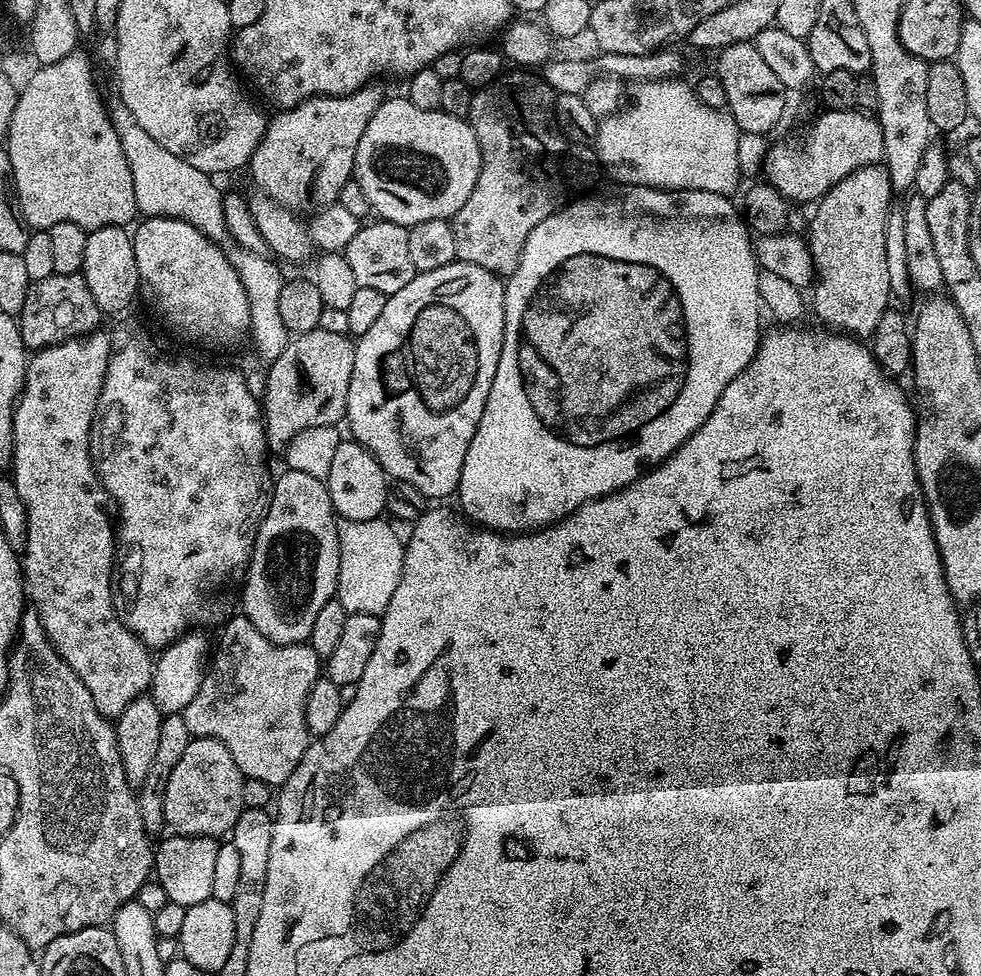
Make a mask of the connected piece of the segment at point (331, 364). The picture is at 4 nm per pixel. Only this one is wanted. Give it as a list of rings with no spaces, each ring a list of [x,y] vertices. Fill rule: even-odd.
[[[320,327],[289,339],[282,354],[267,365],[268,377],[264,380],[262,415],[269,449],[287,449],[288,443],[302,434],[302,430],[331,428],[347,417],[355,353],[351,335],[330,334],[330,330]]]

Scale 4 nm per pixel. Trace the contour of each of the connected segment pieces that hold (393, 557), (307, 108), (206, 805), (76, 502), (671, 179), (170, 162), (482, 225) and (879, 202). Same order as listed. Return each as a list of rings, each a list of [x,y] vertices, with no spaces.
[[[377,518],[366,521],[362,530],[340,533],[340,569],[335,599],[348,613],[361,612],[383,617],[394,590],[400,588],[405,541],[391,526],[387,519]]]
[[[376,82],[366,84],[345,96],[311,96],[298,106],[277,111],[277,116],[269,119],[260,145],[246,165],[246,172],[252,175],[252,184],[256,187],[252,196],[252,220],[261,238],[268,243],[267,251],[273,257],[284,261],[304,260],[313,255],[314,245],[307,223],[303,219],[296,220],[296,212],[311,213],[339,201],[342,186],[346,186],[354,176],[358,142],[362,134],[366,134],[370,118],[374,118],[378,106],[386,99],[386,93],[378,85]]]
[[[198,736],[191,740],[182,758],[178,758],[178,766],[170,770],[163,784],[162,820],[177,836],[227,837],[246,807],[246,778],[238,770],[234,758],[230,758],[230,750],[214,738]]]
[[[97,330],[89,336],[79,336],[77,340],[67,340],[61,344],[55,344],[49,348],[42,348],[31,353],[28,369],[24,371],[24,390],[20,399],[16,402],[14,410],[14,430],[12,431],[12,462],[10,475],[13,482],[18,486],[18,494],[22,494],[22,502],[26,506],[26,522],[28,523],[28,537],[26,538],[26,550],[22,553],[22,571],[24,574],[24,591],[30,597],[31,607],[38,614],[42,626],[48,635],[48,641],[58,650],[58,654],[82,678],[82,686],[90,690],[90,698],[94,698],[94,706],[101,714],[109,718],[115,718],[134,702],[134,698],[145,695],[149,691],[152,682],[154,656],[148,647],[128,629],[116,614],[116,602],[114,599],[114,561],[118,556],[118,536],[114,531],[114,516],[108,513],[110,509],[110,497],[100,476],[92,465],[92,451],[90,450],[90,434],[92,423],[96,417],[98,398],[102,394],[104,379],[108,373],[108,359],[112,356],[112,336]]]
[[[680,78],[639,81],[633,87],[636,88],[633,92],[631,89],[630,103],[599,121],[594,141],[596,159],[600,161],[603,175],[617,180],[620,186],[666,188],[669,192],[706,190],[710,194],[731,197],[732,191],[741,187],[740,127],[730,113],[706,106],[698,98],[695,87],[691,83],[683,84],[682,81]]]
[[[116,98],[110,104],[110,115],[114,130],[122,142],[122,154],[130,162],[130,178],[134,178],[134,202],[141,217],[169,216],[190,222],[202,234],[206,234],[216,244],[223,245],[228,236],[228,224],[224,221],[224,196],[207,172],[182,162],[178,154],[170,154],[162,142],[154,142],[142,126],[138,126],[136,116],[126,110],[124,101]]]
[[[532,74],[508,75],[501,75],[497,83],[489,84],[487,88],[481,88],[473,95],[470,114],[466,119],[478,138],[480,173],[478,182],[474,182],[474,190],[470,190],[470,198],[462,202],[462,206],[452,215],[450,221],[458,250],[457,261],[461,264],[482,266],[482,270],[490,270],[501,278],[512,276],[514,270],[518,270],[522,246],[526,246],[530,230],[534,230],[538,222],[550,218],[550,214],[561,207],[565,199],[562,153],[566,144],[560,135],[560,129],[556,127],[554,93],[543,79],[536,77],[535,80]]]
[[[871,164],[854,170],[842,182],[838,182],[815,205],[812,225],[806,233],[806,241],[815,268],[814,287],[810,292],[810,308],[816,311],[821,325],[831,326],[853,338],[868,338],[878,326],[878,318],[890,307],[892,296],[889,269],[886,266],[886,220],[894,203],[892,183],[888,169]]]

